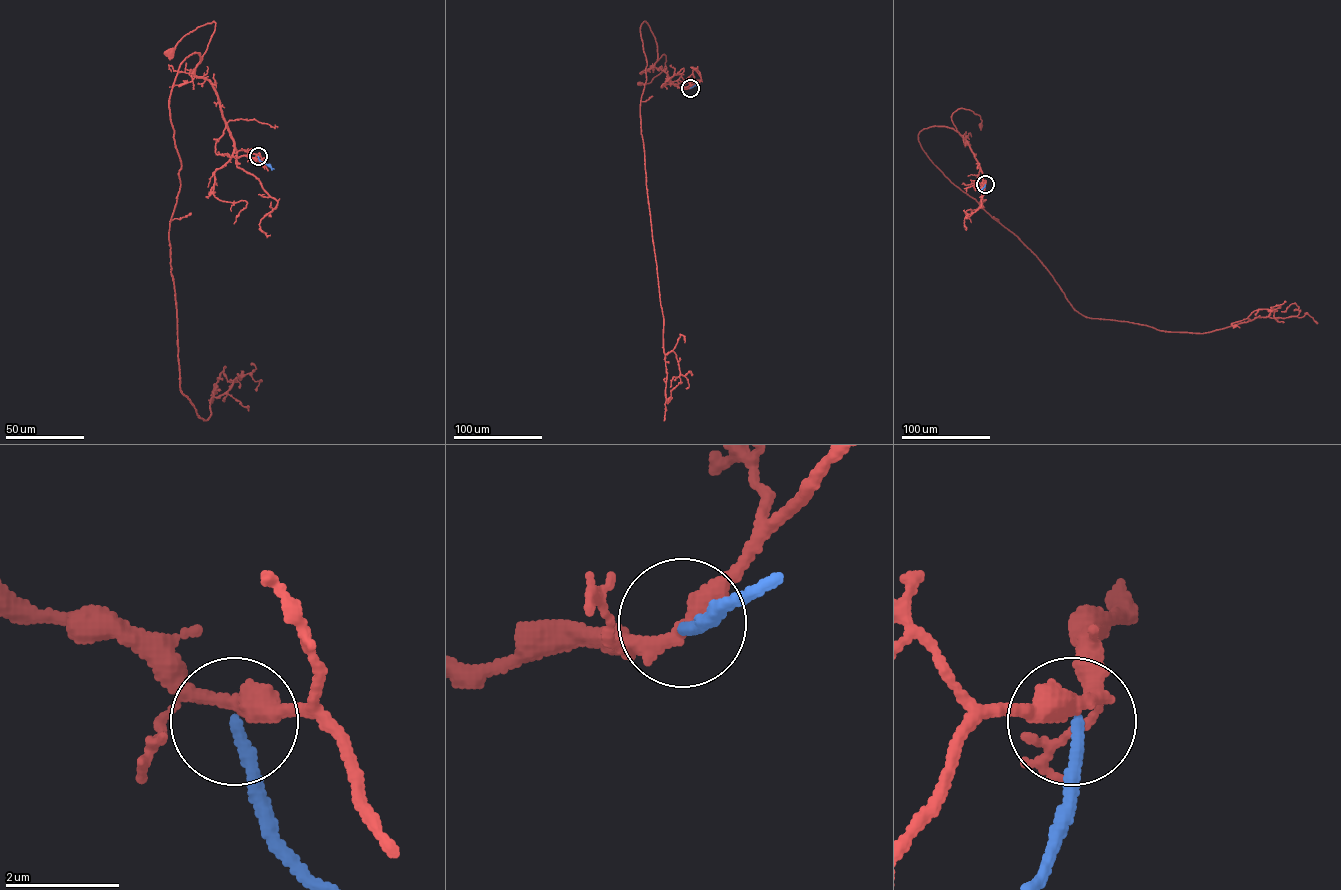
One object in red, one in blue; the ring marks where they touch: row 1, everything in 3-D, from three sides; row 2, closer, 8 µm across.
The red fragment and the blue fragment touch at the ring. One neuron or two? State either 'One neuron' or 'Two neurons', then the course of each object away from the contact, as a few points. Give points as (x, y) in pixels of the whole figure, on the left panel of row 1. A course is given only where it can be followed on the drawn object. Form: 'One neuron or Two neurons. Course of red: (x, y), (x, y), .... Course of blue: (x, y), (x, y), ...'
Two neurons. Course of red: (258, 156), (246, 150), (237, 150), (212, 85), (194, 74), (214, 31), (214, 21), (185, 35), (170, 53). Course of blue: (258, 156), (272, 170)

